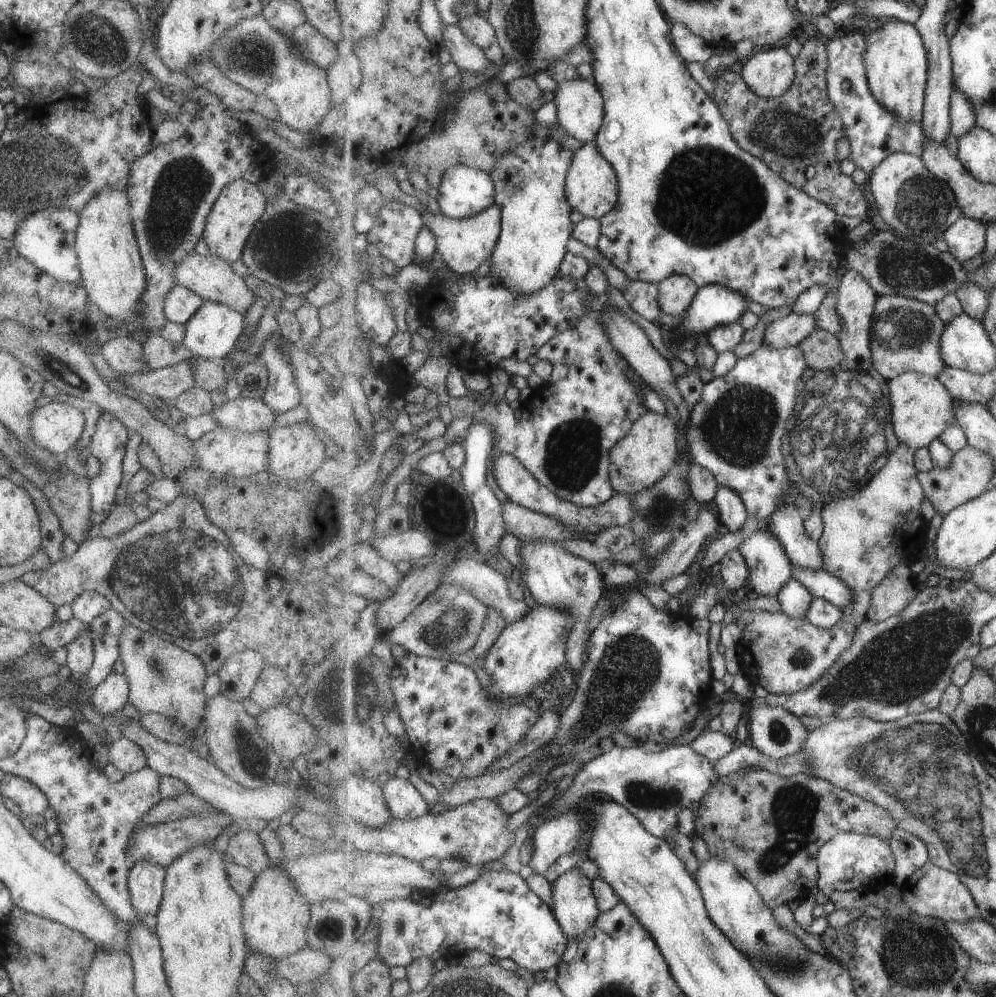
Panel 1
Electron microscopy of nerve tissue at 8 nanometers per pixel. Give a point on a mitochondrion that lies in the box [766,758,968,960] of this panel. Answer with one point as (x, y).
(920, 932)

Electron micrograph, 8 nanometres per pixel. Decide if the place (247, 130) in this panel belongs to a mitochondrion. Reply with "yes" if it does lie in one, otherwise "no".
no

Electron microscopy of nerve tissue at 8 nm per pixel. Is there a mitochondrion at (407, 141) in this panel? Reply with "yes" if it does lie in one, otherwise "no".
no

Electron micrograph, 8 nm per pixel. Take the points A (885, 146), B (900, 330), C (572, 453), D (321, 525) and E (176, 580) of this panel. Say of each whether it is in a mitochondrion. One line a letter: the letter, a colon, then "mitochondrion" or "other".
A: other
B: mitochondrion
C: mitochondrion
D: other
E: mitochondrion

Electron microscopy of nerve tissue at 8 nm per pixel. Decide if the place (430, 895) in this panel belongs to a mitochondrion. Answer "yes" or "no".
no

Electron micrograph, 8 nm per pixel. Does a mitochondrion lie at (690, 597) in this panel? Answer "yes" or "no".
no

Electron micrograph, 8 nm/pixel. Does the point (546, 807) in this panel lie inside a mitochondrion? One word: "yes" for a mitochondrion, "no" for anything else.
no

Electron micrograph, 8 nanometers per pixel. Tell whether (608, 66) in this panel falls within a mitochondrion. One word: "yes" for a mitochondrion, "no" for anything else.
no

